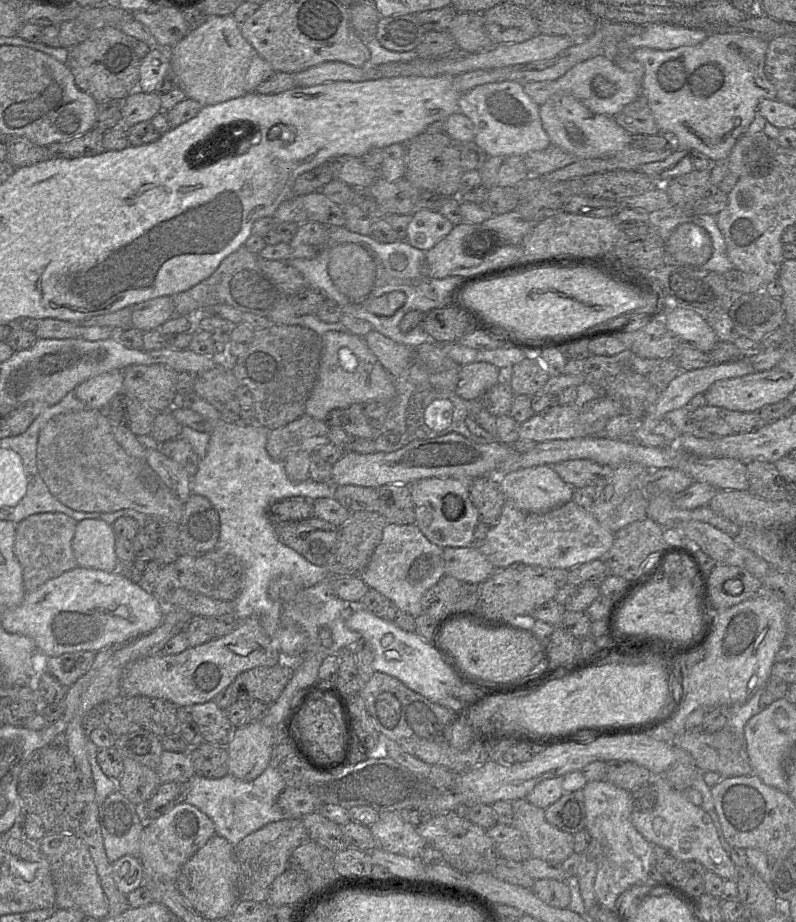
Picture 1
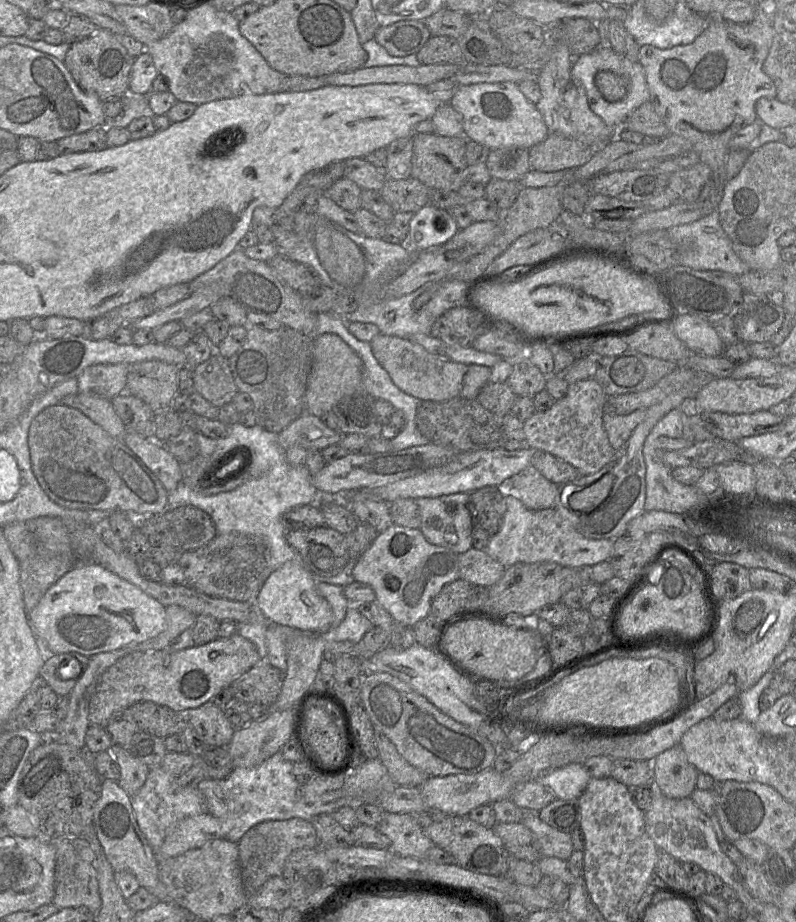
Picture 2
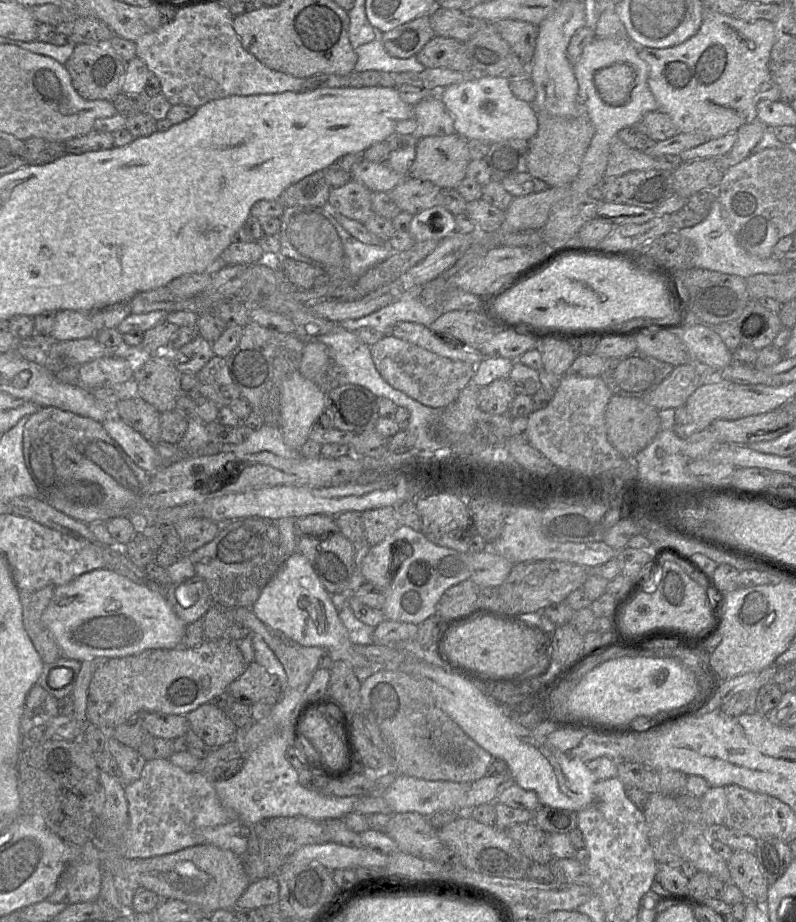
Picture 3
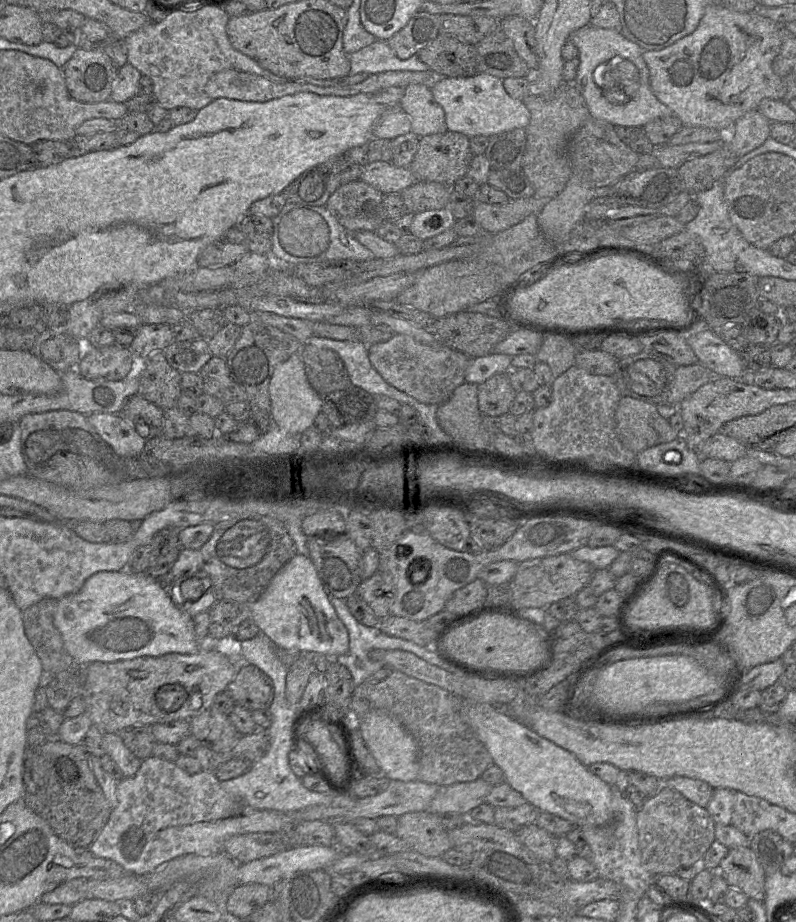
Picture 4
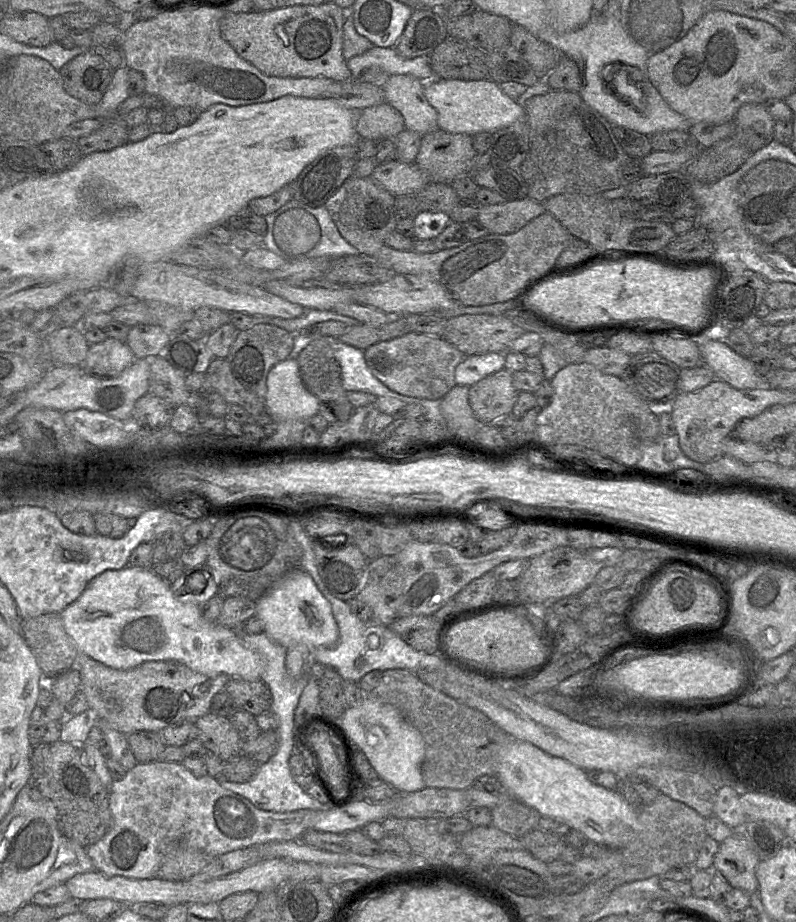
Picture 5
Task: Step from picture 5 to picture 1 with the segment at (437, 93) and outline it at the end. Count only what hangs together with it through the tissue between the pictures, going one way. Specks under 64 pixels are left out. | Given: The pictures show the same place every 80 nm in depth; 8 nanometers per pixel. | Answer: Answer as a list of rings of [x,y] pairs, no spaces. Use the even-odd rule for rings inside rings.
[[[502,81],[478,85],[460,95],[458,111],[473,123],[474,142],[488,156],[524,156],[551,145],[550,138],[542,127],[539,105],[525,94],[522,84],[518,82]]]

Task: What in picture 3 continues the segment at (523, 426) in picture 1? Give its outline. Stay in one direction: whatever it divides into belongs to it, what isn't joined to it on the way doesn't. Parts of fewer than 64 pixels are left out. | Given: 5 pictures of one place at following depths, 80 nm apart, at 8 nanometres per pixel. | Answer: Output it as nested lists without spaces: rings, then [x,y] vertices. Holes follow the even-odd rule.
[[[564,374],[547,407],[533,410],[528,416],[528,443],[548,458],[555,467],[565,470],[570,477],[588,478],[612,472],[625,458],[610,443],[606,433],[604,414],[611,397],[612,392],[600,376],[580,377]]]

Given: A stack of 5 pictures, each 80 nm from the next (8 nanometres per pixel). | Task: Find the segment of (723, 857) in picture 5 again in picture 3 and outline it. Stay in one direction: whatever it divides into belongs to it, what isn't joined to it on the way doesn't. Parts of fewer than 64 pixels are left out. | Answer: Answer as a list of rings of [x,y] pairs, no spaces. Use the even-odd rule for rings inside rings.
[[[742,850],[734,851],[727,861],[727,866],[731,883],[742,892],[746,901],[764,906],[767,901],[769,884],[754,854]]]

